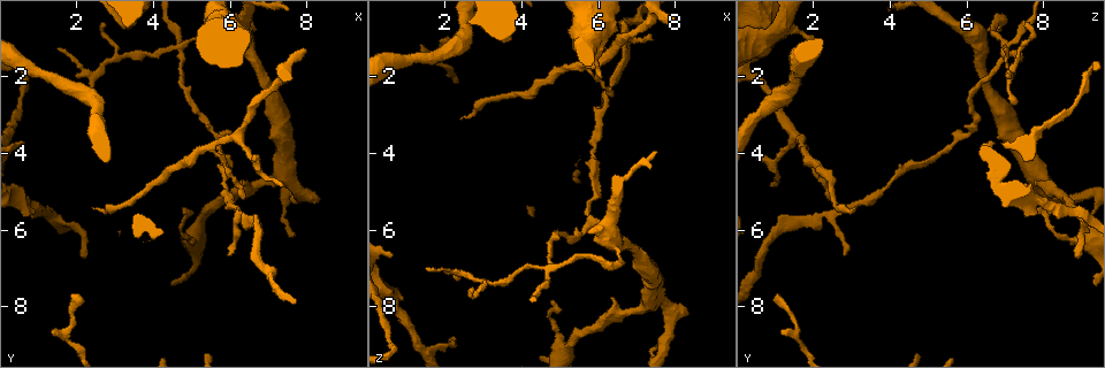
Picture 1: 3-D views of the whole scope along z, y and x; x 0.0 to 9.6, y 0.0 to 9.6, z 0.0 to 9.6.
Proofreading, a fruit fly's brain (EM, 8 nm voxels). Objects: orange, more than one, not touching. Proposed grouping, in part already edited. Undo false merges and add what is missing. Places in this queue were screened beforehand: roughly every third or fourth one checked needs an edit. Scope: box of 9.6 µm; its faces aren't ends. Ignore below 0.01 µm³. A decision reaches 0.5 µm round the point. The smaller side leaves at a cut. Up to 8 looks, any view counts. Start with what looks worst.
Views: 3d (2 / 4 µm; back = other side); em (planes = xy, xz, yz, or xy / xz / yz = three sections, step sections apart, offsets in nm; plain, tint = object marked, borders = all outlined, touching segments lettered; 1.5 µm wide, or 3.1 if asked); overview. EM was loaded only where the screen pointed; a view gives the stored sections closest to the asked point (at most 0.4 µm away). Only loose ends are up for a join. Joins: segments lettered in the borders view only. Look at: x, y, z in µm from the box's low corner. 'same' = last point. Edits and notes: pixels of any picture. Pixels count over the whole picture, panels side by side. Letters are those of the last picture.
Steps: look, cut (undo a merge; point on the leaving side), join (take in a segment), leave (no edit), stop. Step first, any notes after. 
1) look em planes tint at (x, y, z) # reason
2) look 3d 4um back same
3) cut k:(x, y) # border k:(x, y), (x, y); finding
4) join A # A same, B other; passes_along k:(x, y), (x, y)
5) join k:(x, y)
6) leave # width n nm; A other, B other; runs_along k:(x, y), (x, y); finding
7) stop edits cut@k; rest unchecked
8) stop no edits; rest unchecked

look em yz step 4 tint at (4.80, 1.25, 7.00) # four-way junction

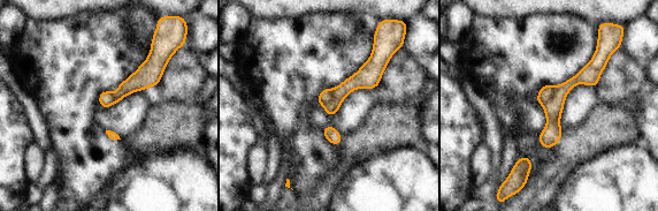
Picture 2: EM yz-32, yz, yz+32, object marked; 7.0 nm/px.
look em yz step 4 borders same

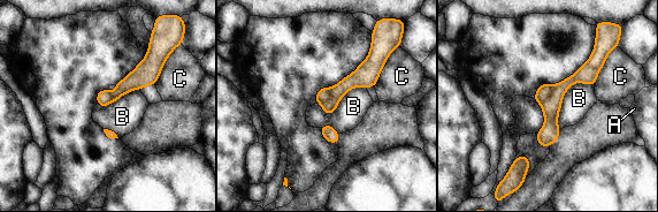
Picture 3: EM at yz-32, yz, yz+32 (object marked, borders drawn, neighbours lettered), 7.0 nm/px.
cut 3:(550, 131) # A other, B other, C other; part_leaving 3:(601, 61), (558, 92), (543, 143); two neurons meet here

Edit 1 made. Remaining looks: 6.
look overview # redraw

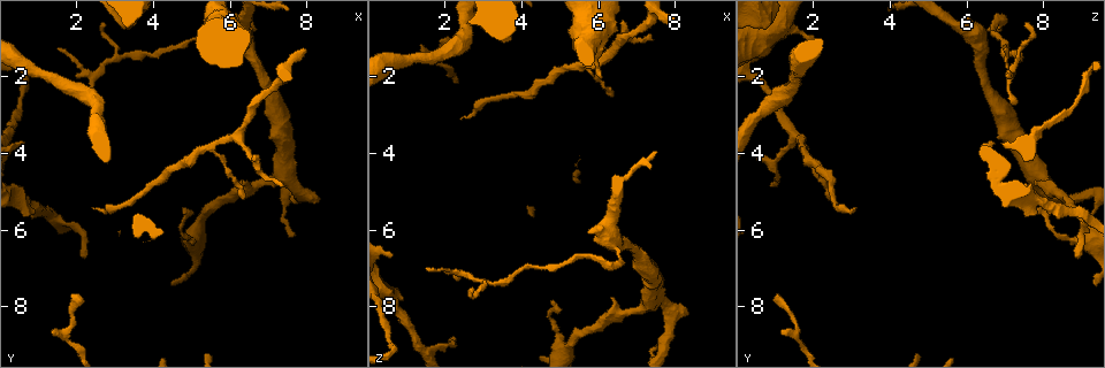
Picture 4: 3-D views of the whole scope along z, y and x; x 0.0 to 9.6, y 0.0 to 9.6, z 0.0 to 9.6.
look 3d 4um at (8.30, 5.25, 8.20) # free end

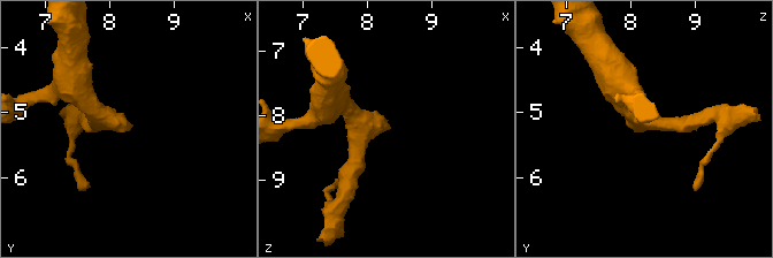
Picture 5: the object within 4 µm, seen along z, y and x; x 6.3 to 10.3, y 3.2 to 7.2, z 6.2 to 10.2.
look em planes plain at (8.35, 5.20, 8.20) # shape alone is not enough

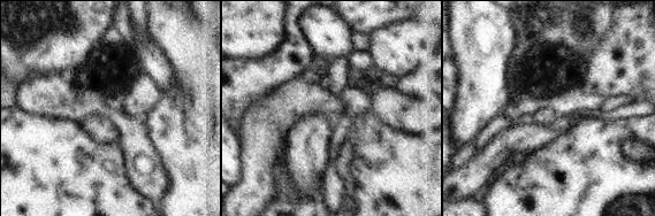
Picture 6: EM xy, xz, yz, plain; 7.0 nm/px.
look em planes borders same

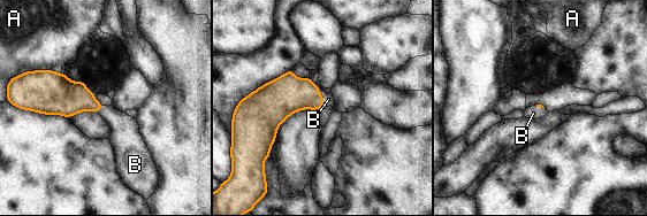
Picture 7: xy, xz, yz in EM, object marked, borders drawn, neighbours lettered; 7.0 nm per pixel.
join B # A other, B same; passes_along 7:(287, 94), (322, 98), (328, 99); the neuron continues

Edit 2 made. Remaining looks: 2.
look overview # see it whole again

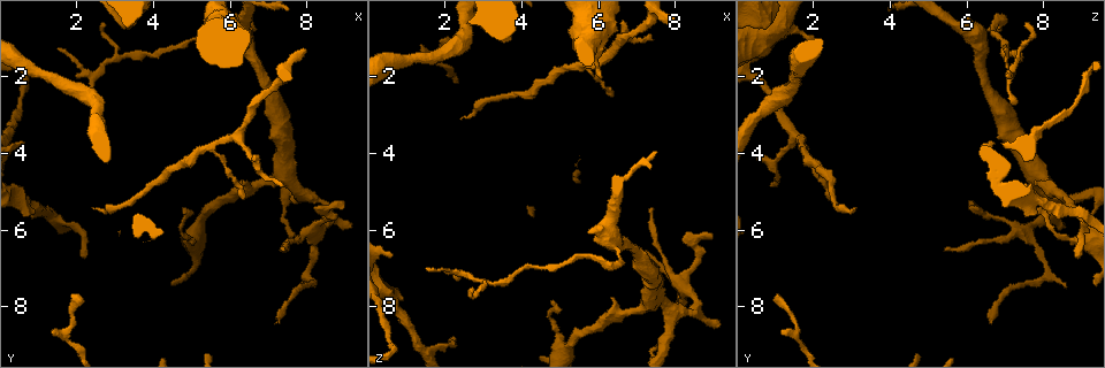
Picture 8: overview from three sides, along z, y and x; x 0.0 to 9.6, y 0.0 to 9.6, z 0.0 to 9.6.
look em xy step 4 borders at (1.35, 8.65, 1.15)

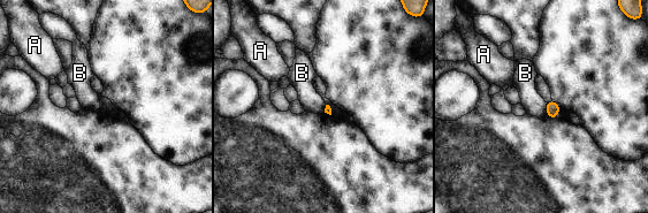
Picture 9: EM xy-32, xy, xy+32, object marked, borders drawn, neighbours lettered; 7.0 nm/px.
leave # A other, B other; border 9:(547, 103), (546, 114); none of them fits

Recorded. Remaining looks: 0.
stop edits cut@3, join@7; rest unchecked

